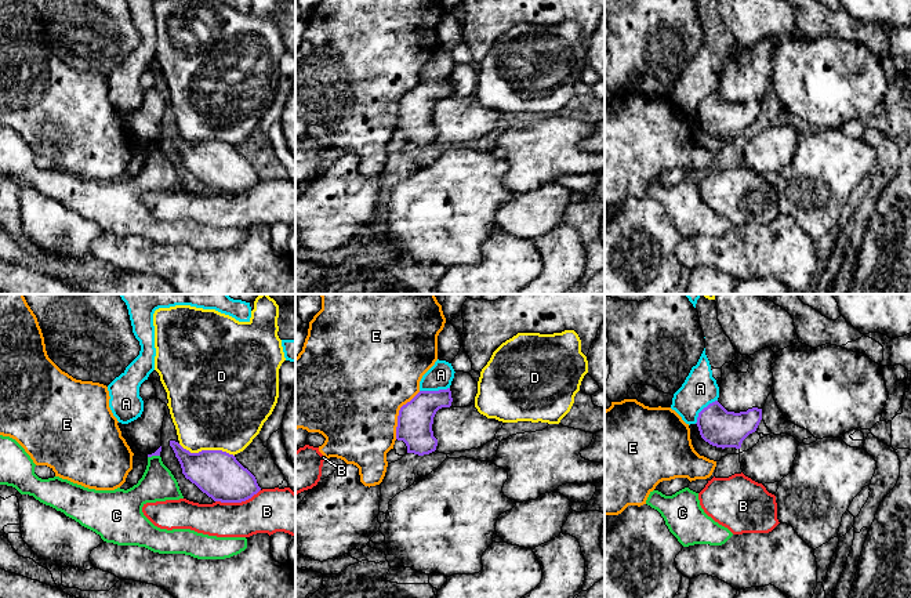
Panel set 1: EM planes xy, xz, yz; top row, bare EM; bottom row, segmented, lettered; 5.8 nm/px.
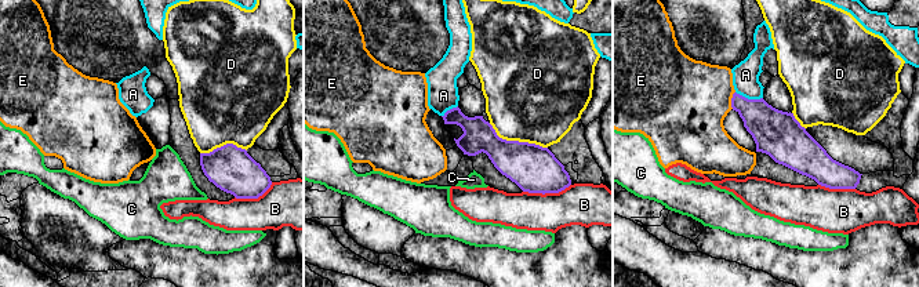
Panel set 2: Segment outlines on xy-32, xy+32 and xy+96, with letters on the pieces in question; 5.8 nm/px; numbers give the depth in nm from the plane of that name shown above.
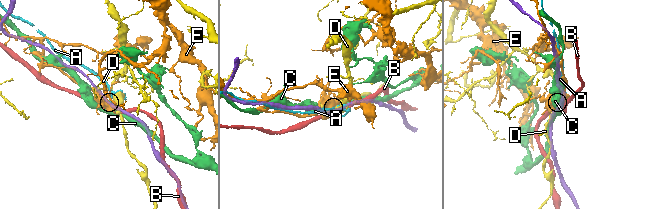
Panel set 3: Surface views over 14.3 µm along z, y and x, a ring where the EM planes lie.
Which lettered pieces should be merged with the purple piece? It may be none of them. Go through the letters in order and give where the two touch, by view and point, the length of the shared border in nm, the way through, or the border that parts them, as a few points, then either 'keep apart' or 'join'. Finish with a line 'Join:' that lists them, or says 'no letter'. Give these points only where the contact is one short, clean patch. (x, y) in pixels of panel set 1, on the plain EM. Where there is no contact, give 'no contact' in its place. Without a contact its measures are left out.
A: xz (434, 82) | 180 nm | along xz (449, 78), (420, 82) | keep apart
B: xy (238, 192) | 280 nm | keep apart
C: xy (153, 145) | 70 nm | keep apart
D: xy (206, 141) | 340 nm | keep apart
E: xz (399, 104) | 320 nm | keep apart
Join: no letter

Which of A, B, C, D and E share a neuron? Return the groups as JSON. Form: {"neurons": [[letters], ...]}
{"neurons": [["A"], ["B"], ["C"], ["D"], ["E"]]}

